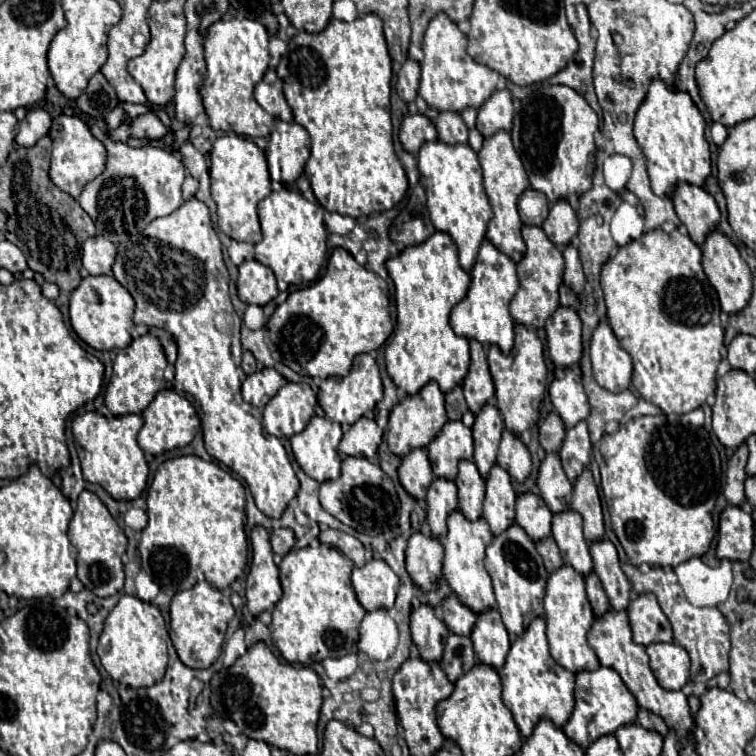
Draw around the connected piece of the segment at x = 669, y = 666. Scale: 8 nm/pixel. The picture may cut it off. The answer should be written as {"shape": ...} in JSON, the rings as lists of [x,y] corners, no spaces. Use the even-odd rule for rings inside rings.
{"shape":[[[675,643],[647,645],[649,665],[657,683],[667,691],[679,691],[689,681],[689,655]]]}

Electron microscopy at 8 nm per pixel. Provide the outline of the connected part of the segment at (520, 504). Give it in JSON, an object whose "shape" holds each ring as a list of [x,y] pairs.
{"shape":[[[523,493],[517,499],[515,521],[533,541],[543,541],[551,535],[551,511],[545,507],[543,499],[533,493]]]}

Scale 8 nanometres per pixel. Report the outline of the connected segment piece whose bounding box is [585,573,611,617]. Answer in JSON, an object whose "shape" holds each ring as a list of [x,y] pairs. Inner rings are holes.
{"shape":[[[595,573],[587,575],[587,577],[585,577],[585,585],[587,585],[587,597],[589,597],[589,603],[591,603],[591,607],[593,607],[595,617],[605,615],[611,607],[609,607],[607,595],[605,595],[605,591],[603,591],[601,581],[597,579],[597,575],[595,575]]]}

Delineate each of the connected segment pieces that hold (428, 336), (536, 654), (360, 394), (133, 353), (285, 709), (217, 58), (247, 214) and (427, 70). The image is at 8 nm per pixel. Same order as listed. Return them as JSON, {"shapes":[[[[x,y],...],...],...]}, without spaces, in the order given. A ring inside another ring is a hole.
{"shapes":[[[[433,233],[427,241],[415,247],[403,249],[397,257],[387,261],[389,277],[395,283],[395,301],[397,301],[397,327],[385,345],[385,363],[391,381],[403,389],[407,395],[419,393],[429,381],[437,381],[443,393],[449,393],[455,385],[461,385],[469,371],[469,341],[453,333],[449,325],[451,309],[465,299],[471,277],[461,269],[457,261],[457,247],[447,233]]],[[[533,619],[527,631],[511,643],[511,651],[507,655],[503,669],[499,671],[499,677],[503,681],[503,703],[505,707],[511,709],[523,739],[531,737],[533,727],[541,719],[553,721],[555,727],[563,727],[569,721],[569,715],[573,713],[573,703],[575,703],[573,699],[575,675],[559,667],[549,655],[543,619]]],[[[369,353],[357,355],[353,359],[353,367],[351,367],[349,375],[341,377],[341,379],[335,379],[335,377],[323,379],[317,399],[319,399],[319,405],[323,407],[323,411],[329,419],[333,419],[335,423],[339,423],[343,427],[353,425],[359,417],[365,415],[365,411],[373,409],[383,399],[381,375],[379,375],[379,367],[375,363],[375,359]]],[[[147,333],[135,339],[129,347],[121,349],[115,357],[113,377],[105,389],[105,407],[113,415],[127,415],[127,413],[139,415],[153,401],[153,397],[163,389],[165,367],[167,367],[167,359],[157,337]]],[[[255,643],[231,667],[211,679],[211,707],[221,719],[231,719],[243,735],[259,739],[295,755],[317,753],[317,719],[321,709],[321,683],[311,667],[291,665],[273,655],[263,643]]],[[[251,19],[217,21],[205,33],[205,65],[207,75],[199,87],[203,109],[209,117],[209,125],[221,131],[235,131],[247,137],[267,137],[273,129],[273,117],[253,99],[255,85],[263,79],[269,67],[269,33]]],[[[223,135],[213,143],[209,155],[211,155],[211,197],[217,203],[219,229],[235,241],[259,243],[261,227],[257,203],[271,193],[271,179],[267,171],[265,153],[251,139]]],[[[439,13],[431,19],[423,39],[423,53],[425,59],[421,63],[419,95],[427,101],[429,107],[437,109],[439,113],[461,113],[467,107],[479,109],[493,95],[499,81],[497,71],[491,71],[467,55],[467,37],[445,13]]]]}

